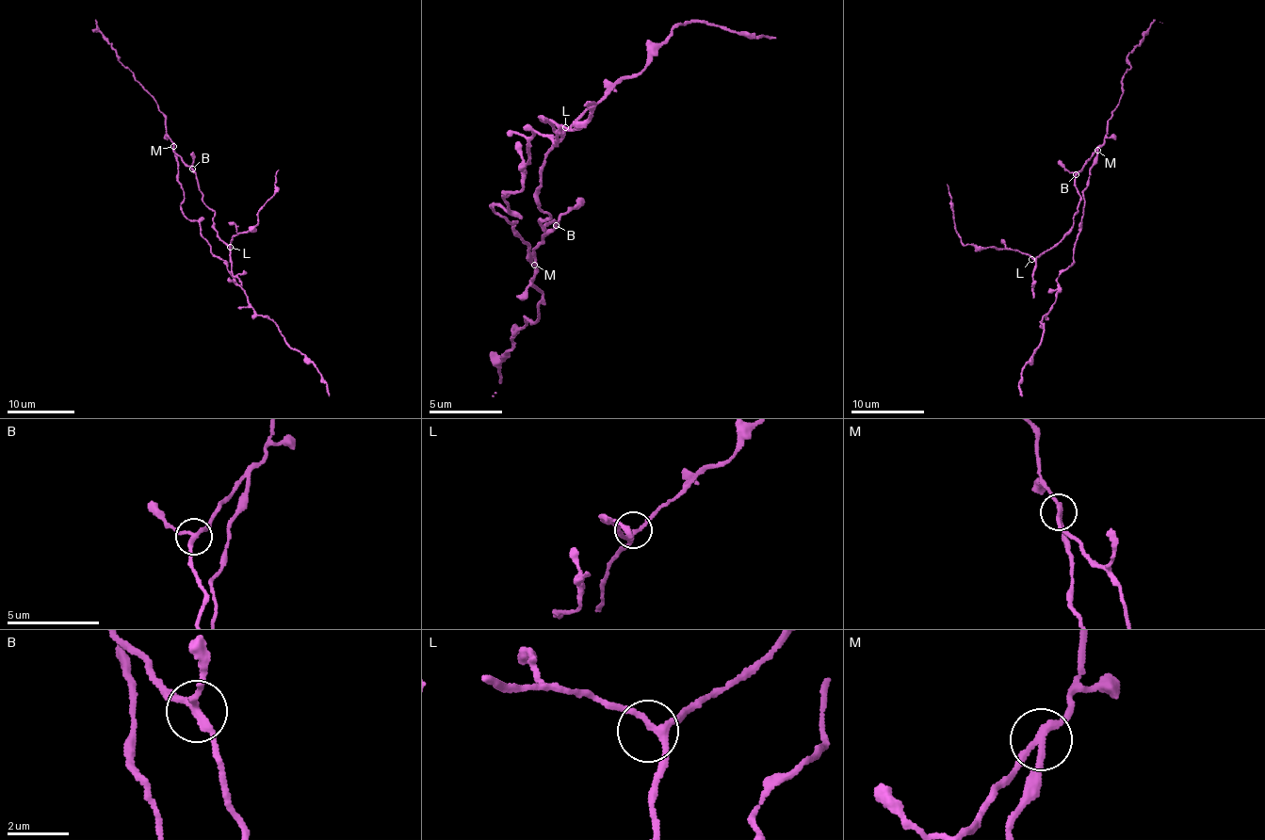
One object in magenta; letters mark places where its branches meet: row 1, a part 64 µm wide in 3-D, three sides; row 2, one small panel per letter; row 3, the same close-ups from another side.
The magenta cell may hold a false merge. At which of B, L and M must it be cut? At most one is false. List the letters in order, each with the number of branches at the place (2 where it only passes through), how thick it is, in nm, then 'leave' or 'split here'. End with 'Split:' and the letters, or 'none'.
B: branches 3; calibre 200 nm; leave
L: branches 3; calibre 190 nm; leave
M: branches 3; calibre 200 nm; split here
Split: M

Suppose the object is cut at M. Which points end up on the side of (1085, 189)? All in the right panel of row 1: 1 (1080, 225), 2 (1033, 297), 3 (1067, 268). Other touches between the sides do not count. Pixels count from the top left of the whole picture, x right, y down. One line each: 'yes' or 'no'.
1: yes
2: no
3: yes

